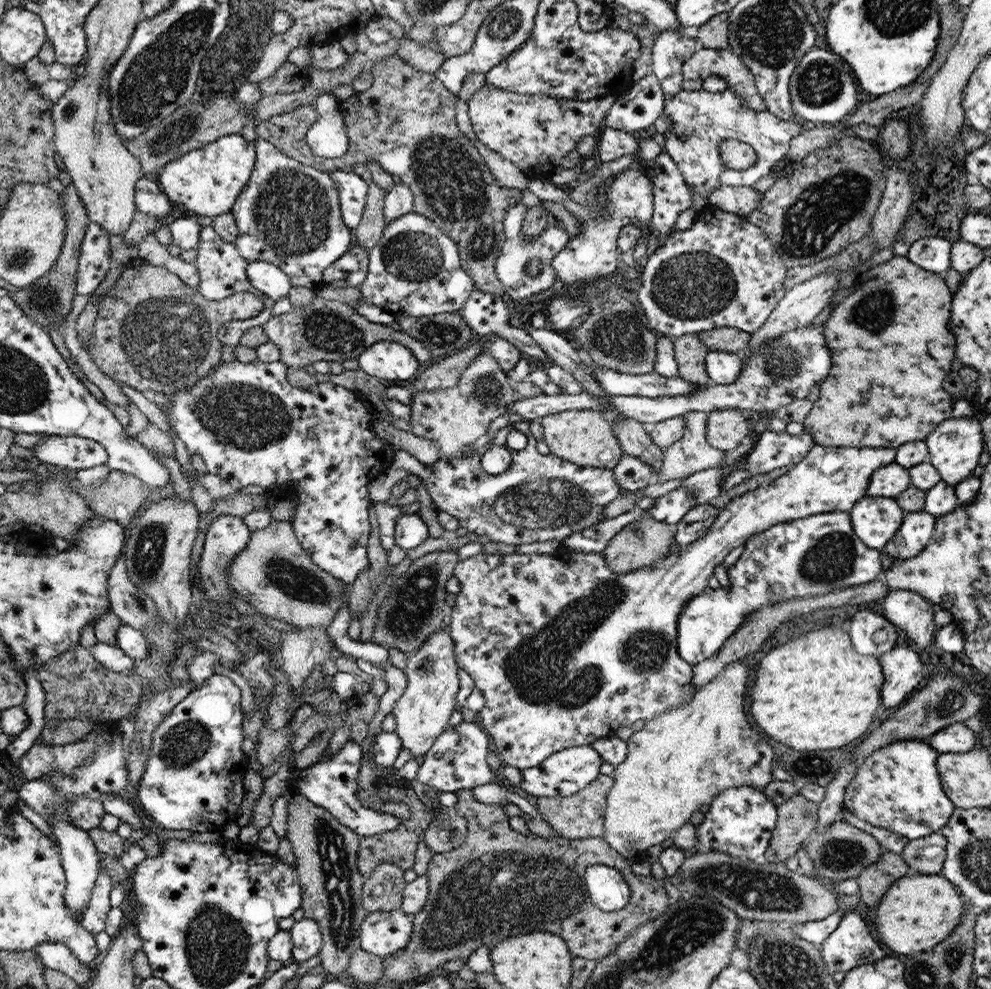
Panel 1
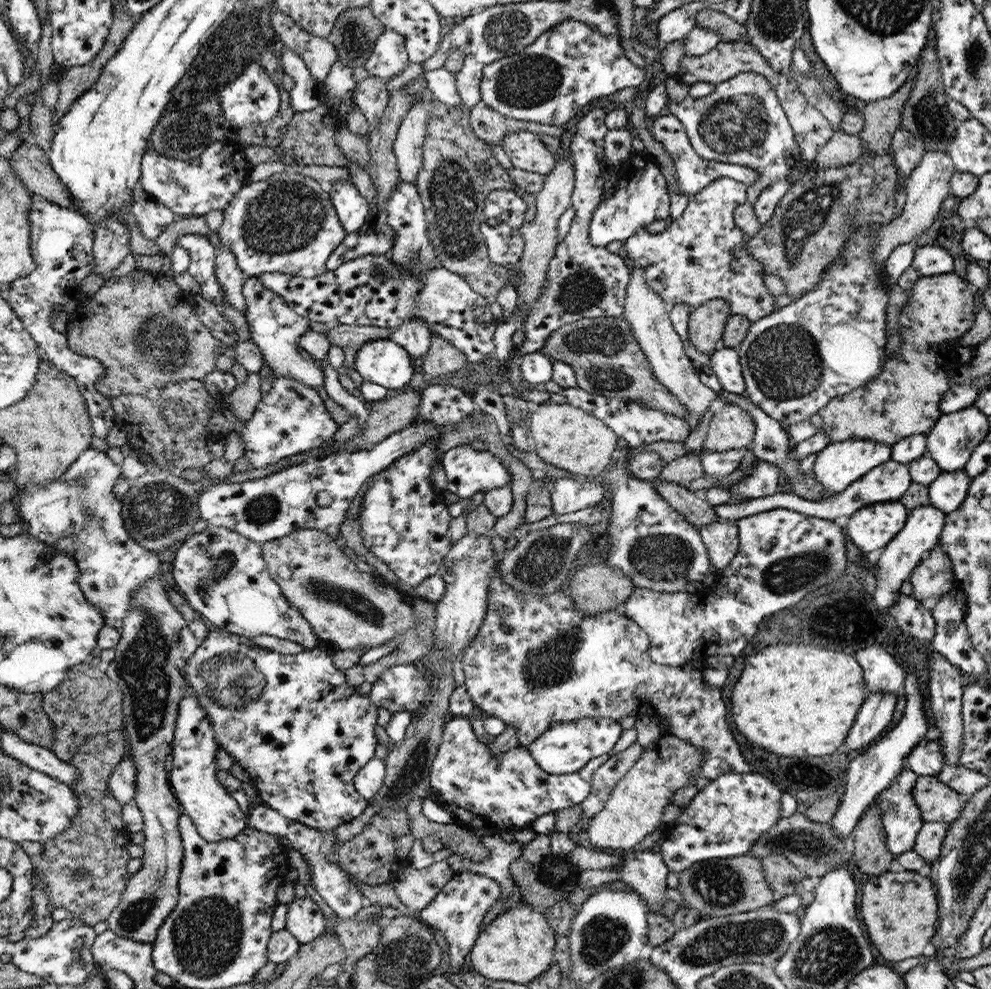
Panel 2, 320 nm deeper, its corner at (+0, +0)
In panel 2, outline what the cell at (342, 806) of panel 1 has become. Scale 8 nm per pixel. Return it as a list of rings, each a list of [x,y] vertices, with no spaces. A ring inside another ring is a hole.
[[[212,626],[203,640],[203,646],[196,650],[183,670],[185,677],[187,677],[187,684],[192,687],[192,696],[198,697],[199,704],[202,704],[202,707],[210,715],[212,725],[216,729],[216,741],[234,759],[235,764],[246,771],[251,780],[250,784],[260,797],[261,804],[276,810],[289,820],[304,824],[312,830],[318,830],[318,832],[332,832],[338,826],[350,823],[369,806],[370,800],[364,798],[355,788],[355,776],[367,765],[367,762],[374,758],[374,750],[376,750],[374,726],[376,726],[376,718],[378,718],[378,707],[371,701],[368,694],[362,695],[358,687],[347,683],[346,673],[334,666],[331,653],[320,649],[305,649],[300,654],[284,655],[254,644],[251,638]]]

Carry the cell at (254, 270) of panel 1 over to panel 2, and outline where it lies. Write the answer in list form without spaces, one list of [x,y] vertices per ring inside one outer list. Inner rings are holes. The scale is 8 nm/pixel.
[[[256,276],[249,277],[244,282],[242,294],[246,300],[245,318],[250,326],[250,333],[253,344],[262,349],[266,366],[275,374],[276,378],[282,376],[295,377],[296,380],[303,381],[308,388],[324,387],[324,373],[314,362],[304,360],[302,354],[298,352],[298,343],[303,334],[308,333],[310,326],[306,317],[300,316],[288,305],[280,294],[272,292],[264,286],[263,281],[258,281]]]

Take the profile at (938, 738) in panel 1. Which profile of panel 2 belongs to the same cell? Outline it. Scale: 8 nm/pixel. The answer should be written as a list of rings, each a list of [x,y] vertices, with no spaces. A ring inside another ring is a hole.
[[[924,737],[905,760],[906,768],[920,776],[936,776],[945,767],[943,746],[938,740]]]

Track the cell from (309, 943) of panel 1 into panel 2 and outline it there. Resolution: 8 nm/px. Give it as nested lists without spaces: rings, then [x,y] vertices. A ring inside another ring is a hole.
[[[308,895],[305,898],[295,898],[288,905],[285,929],[293,934],[300,944],[316,940],[328,930],[328,920],[324,918],[318,904]]]

